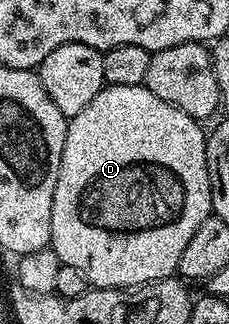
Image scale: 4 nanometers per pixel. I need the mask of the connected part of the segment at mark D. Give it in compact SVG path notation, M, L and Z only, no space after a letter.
M143 85L139 87L102 86L101 92L78 115L68 120L68 125L51 209L51 250L61 258L64 266L79 269L79 273L83 273L85 280L94 288L142 287L144 283L154 283L160 279L170 278L177 270L179 257L183 257L183 249L187 246L187 241L191 241L195 229L203 225L203 221L209 218L213 210L209 170L205 156L206 128L201 128L204 126L187 113L183 113L183 109L155 97L155 93L151 93Z

